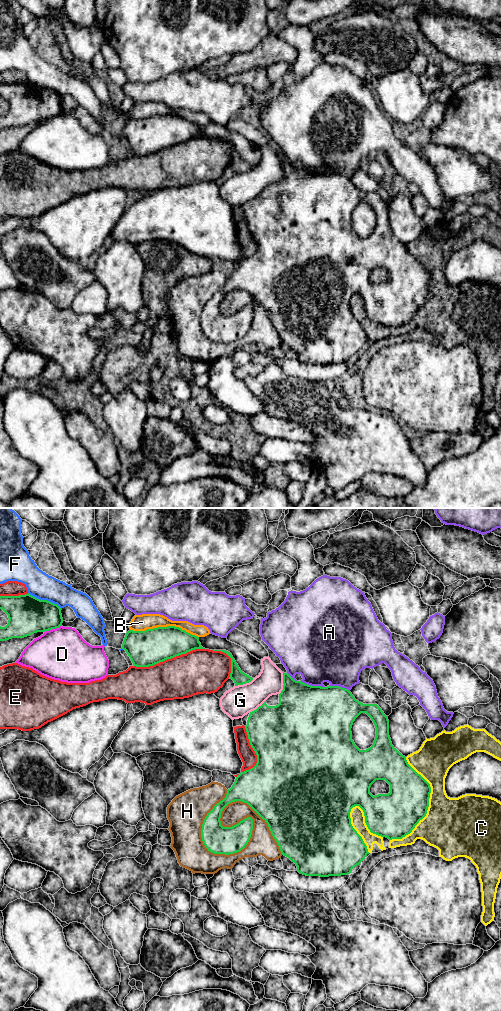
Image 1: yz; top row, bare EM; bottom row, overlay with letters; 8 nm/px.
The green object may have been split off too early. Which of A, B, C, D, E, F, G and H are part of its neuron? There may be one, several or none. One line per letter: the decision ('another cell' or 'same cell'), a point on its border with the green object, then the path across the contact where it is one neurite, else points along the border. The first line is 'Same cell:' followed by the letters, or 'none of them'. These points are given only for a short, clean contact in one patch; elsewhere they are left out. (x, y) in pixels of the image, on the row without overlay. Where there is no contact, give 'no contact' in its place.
Same cell: none of them
A: another cell; meets green in yz at (312, 174)
B: another cell; meets green in yz at (164, 115)
C: another cell; meets green in yz at (428, 293)
D: another cell; meets green in yz at (53, 116)
E: another cell; meets green in yz at (169, 146)
F: another cell; meets green in yz at (45, 88)
G: another cell; meets green in yz at (283, 171)
H: another cell; meets green in yz at (239, 310)

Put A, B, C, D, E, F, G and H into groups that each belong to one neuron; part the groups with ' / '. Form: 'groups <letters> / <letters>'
groups A / B / C / D / E / F / G / H

